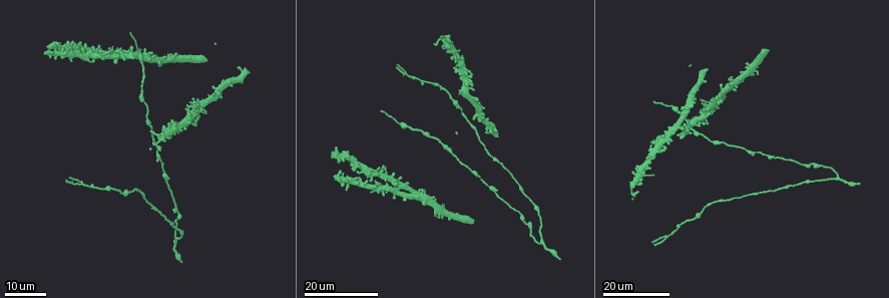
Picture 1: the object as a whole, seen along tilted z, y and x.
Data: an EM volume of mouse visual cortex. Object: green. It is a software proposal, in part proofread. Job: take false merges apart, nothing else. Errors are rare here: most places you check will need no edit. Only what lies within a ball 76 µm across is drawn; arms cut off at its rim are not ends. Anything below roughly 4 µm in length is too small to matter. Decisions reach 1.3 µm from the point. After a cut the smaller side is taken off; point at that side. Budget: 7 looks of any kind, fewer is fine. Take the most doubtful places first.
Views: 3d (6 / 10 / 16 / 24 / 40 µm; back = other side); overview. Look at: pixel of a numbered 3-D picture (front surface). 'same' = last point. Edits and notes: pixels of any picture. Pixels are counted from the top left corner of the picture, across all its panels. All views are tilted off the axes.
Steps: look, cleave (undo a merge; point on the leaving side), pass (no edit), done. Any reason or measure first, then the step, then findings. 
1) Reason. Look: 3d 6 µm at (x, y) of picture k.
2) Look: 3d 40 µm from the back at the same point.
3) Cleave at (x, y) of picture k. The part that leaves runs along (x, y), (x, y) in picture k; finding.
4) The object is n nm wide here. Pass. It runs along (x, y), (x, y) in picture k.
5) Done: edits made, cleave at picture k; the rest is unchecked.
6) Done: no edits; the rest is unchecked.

Look: 3d 24 µm at (403, 126) of picture 1.

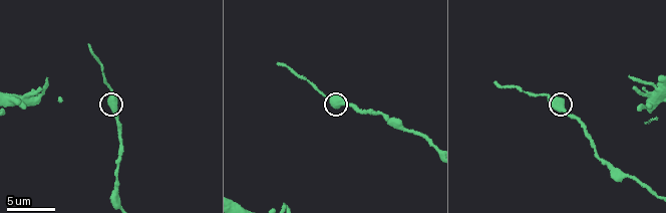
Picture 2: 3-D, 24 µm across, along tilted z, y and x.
Look: 3d 6 µm at (561, 100) of picture 2.

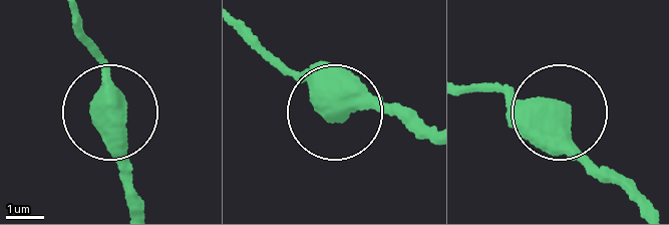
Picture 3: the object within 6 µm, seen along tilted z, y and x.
The side arm is 8 µm long. Pass. It runs along (650, 201), (582, 160), (557, 110), (475, 85) in picture 3; continuous, no second neuron.

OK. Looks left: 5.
Thick turns thin. Look: 3d 24 µm at (755, 152) of picture 1.

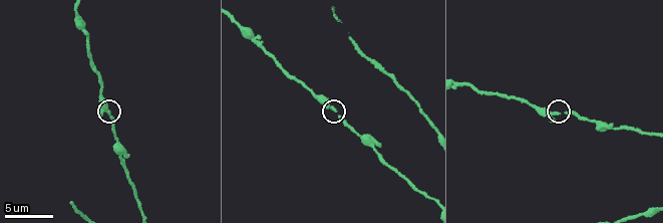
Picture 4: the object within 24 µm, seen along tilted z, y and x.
Look: 3d 6 µm at (331, 107) of picture 4.

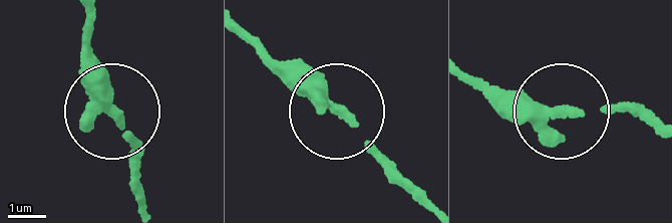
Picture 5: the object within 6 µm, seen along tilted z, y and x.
3 arms meet here. Pass. All the same neuron.

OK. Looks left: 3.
Look: 3d 16 µm at (395, 194) of picture 1.

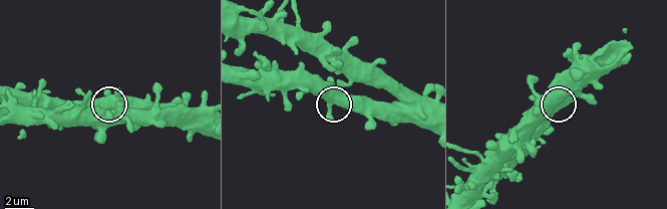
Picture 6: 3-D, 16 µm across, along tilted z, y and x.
Look: 3d 10 µm at (328, 99) of picture 6.

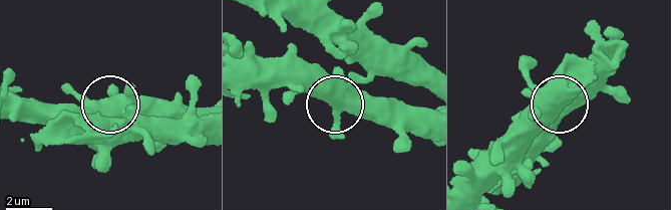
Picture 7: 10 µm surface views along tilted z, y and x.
Look: 3d 10 µm from the back at (331, 101) of picture 7.

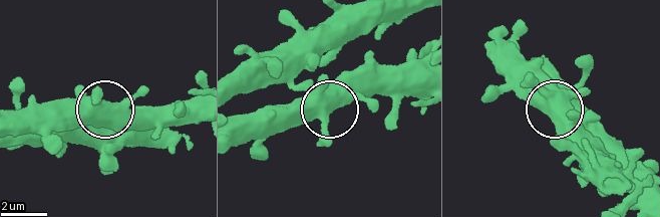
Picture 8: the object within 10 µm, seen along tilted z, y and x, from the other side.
Pass. All the same neuron.

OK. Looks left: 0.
Done: no edits; the rest is unchecked.

